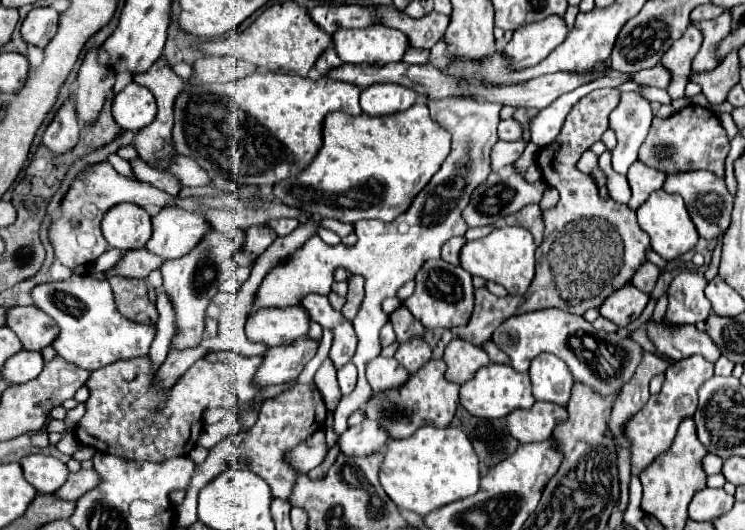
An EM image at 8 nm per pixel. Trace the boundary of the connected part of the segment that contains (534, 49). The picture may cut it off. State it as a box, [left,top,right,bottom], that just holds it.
[505,14,567,68]

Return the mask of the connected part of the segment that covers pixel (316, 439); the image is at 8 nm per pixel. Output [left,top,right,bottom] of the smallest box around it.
[289,430,327,472]

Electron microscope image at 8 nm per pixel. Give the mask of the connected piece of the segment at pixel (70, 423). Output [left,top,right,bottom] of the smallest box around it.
[65,404,85,434]

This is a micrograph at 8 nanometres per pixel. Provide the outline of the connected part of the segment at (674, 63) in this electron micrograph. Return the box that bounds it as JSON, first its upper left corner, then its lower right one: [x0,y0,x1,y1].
[661,26,703,100]

